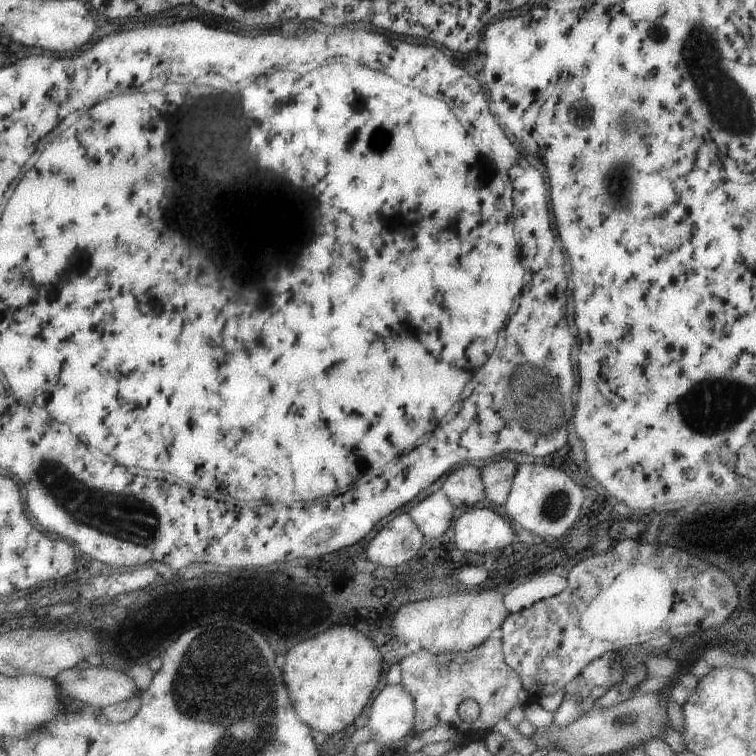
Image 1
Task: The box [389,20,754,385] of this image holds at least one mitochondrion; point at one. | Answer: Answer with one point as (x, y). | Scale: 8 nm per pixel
(699, 56)

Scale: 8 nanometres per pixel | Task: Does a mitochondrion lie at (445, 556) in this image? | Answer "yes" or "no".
no

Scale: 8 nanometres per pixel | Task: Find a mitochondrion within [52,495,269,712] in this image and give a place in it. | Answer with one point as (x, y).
(140, 531)

